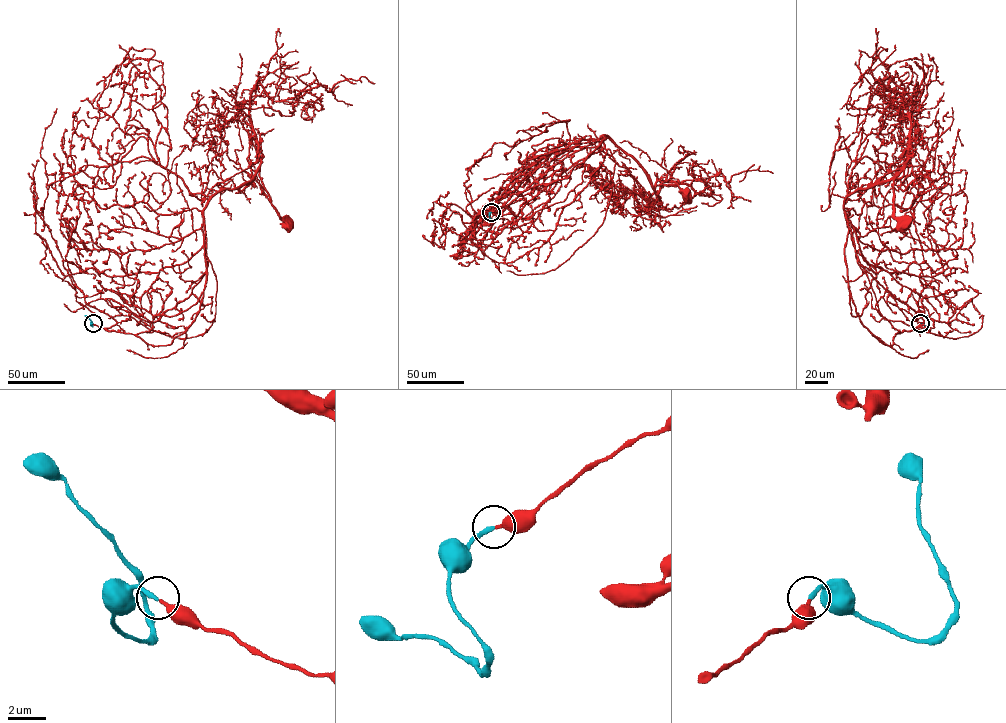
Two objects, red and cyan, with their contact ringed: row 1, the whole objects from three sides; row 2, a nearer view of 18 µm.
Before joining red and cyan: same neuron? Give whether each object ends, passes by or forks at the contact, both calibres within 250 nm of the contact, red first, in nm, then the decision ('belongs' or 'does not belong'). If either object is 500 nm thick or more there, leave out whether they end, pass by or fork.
red ends; cyan ends; calibres 360 and 240 nm; belongs

